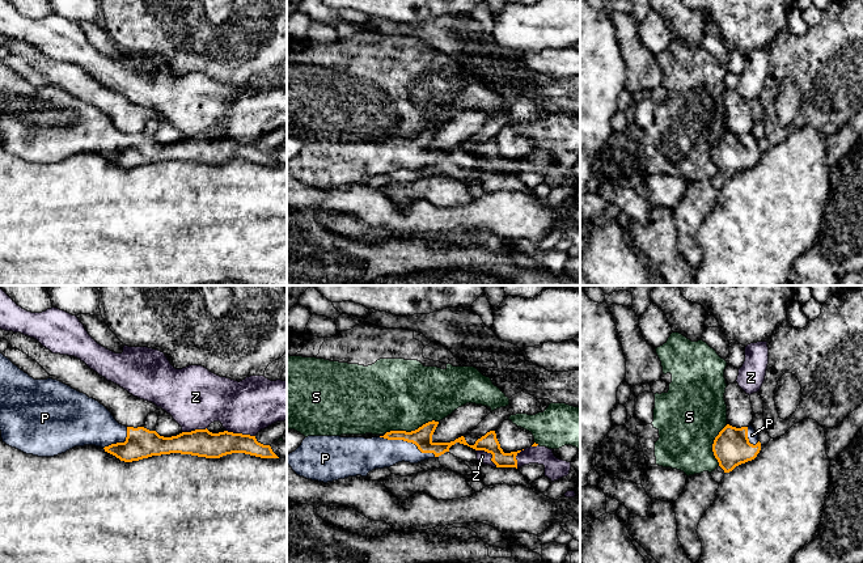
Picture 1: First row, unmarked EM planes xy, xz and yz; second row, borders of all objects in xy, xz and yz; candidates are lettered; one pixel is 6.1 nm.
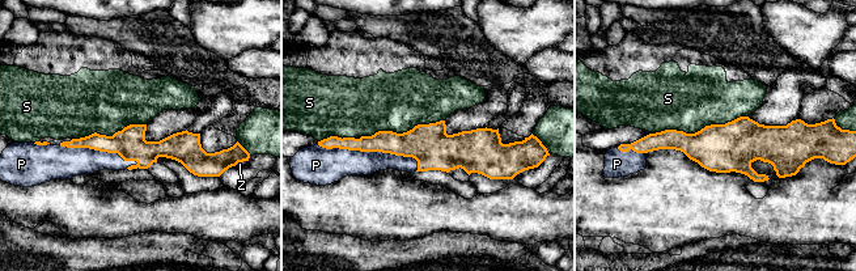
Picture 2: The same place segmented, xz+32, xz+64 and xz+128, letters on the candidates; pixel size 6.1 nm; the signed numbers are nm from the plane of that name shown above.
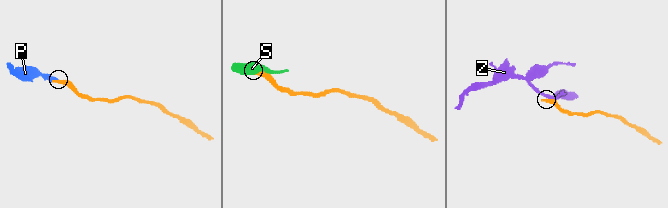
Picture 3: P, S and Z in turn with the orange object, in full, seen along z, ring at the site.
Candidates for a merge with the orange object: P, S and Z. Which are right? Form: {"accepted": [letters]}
{"accepted": ["P"]}

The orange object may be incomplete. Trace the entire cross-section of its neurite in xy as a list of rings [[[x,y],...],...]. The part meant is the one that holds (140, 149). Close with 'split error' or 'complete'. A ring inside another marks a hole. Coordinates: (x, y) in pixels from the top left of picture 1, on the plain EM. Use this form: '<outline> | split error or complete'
[[[0,60],[0,137],[3,149],[38,164],[54,164],[75,153],[96,152],[124,169],[170,160],[206,165],[245,160],[261,165],[279,165],[270,152],[258,149],[255,143],[250,141],[228,137],[212,140],[206,135],[164,144],[144,134],[122,132],[98,107],[58,86],[34,86],[3,60]]] | split error

